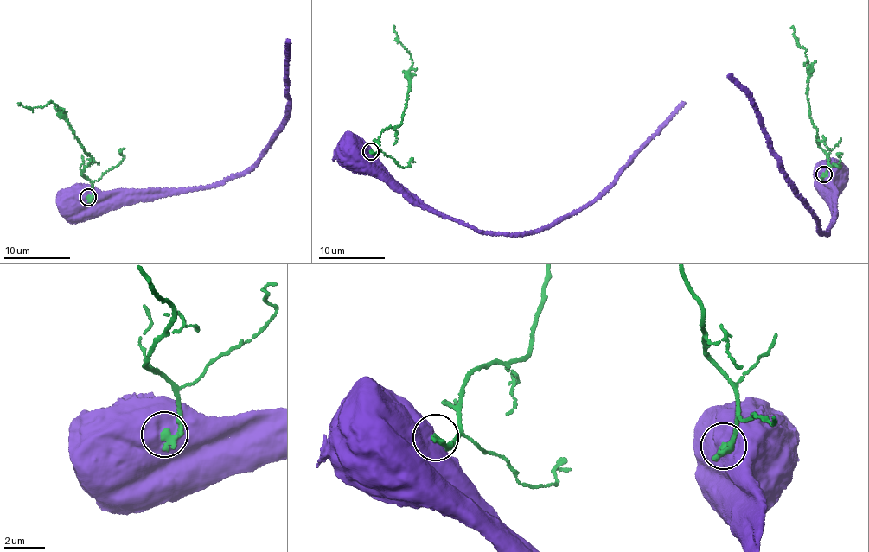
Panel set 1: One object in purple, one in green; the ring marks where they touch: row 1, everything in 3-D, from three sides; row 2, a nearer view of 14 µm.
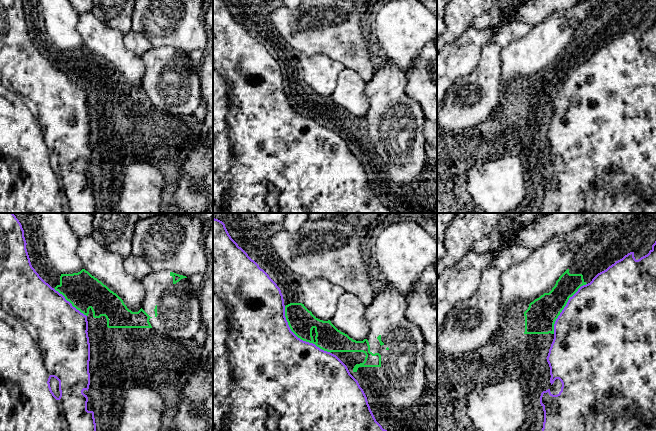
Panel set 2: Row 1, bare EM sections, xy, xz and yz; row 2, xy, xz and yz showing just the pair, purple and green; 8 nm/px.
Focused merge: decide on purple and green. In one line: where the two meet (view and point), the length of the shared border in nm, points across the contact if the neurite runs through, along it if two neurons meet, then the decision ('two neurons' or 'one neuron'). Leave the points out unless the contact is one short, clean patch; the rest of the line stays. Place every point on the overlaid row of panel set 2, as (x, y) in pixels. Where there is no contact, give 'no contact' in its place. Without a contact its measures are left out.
meets purple in xz at (299, 338); contact 550 nm long; two neurons

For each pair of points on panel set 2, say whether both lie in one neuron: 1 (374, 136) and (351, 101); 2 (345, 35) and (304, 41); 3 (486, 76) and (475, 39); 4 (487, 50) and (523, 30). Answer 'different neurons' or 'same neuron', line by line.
1: different neurons
2: same neuron
3: different neurons
4: different neurons

